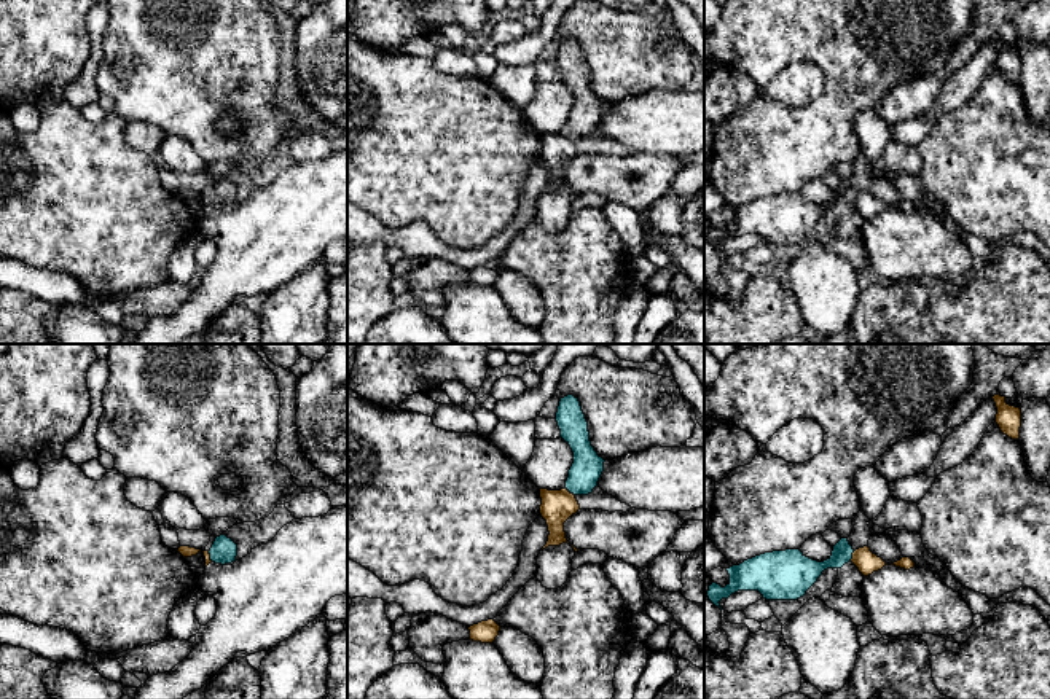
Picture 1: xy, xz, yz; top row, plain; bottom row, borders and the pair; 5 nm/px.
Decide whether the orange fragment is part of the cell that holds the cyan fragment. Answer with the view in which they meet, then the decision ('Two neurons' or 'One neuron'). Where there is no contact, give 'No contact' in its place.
Touches cyan in yz. Two neurons

